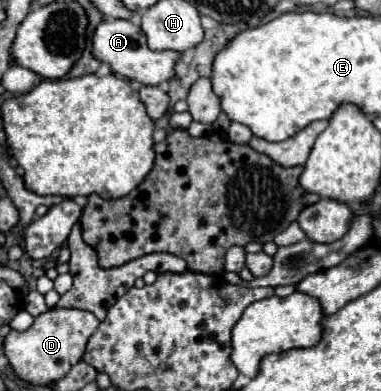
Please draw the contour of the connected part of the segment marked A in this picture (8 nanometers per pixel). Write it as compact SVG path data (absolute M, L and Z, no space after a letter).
M103 19L91 37L91 55L107 63L115 75L121 75L125 79L135 79L143 85L159 85L175 77L175 63L179 53L177 51L151 51L147 47L145 33L139 25L135 25L129 19Z

